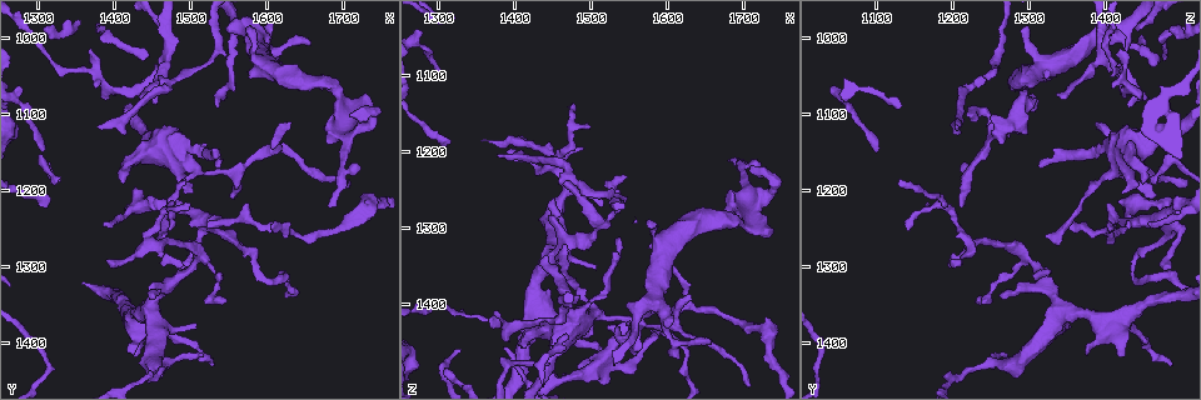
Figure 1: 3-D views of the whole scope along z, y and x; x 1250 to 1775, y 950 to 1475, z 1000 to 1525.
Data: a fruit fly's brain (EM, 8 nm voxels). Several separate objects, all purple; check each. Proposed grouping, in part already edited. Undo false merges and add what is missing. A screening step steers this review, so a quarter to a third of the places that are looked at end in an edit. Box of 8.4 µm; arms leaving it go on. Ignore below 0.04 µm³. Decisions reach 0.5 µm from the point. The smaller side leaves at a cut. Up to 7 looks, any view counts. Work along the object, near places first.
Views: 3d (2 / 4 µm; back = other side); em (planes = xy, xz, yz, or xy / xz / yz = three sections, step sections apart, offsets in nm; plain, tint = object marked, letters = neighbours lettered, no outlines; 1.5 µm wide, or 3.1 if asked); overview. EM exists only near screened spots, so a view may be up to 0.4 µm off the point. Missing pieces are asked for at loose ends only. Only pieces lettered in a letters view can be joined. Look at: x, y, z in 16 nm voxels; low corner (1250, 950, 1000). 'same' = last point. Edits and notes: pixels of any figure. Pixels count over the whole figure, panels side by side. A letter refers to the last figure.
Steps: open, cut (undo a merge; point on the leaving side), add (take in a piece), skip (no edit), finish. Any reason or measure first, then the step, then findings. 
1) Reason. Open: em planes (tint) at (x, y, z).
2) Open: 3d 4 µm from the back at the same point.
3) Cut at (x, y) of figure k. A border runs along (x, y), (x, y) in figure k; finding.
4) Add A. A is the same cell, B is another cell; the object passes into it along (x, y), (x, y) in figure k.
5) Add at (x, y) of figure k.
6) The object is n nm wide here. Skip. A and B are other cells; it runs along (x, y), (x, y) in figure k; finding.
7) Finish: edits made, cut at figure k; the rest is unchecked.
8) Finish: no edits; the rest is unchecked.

Branch stops here. Open: em yz step 8 (tint) at (1610, 1040, 1465).

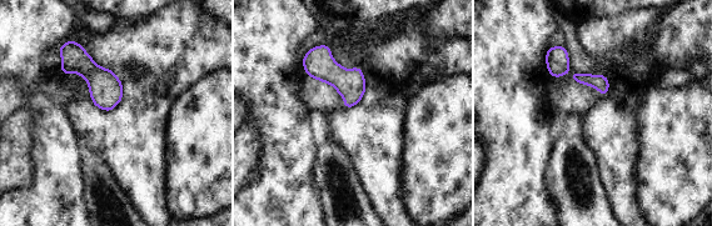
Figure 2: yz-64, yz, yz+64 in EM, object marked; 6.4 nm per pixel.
Cut it another way. Open: em planes (letters) at the same point.

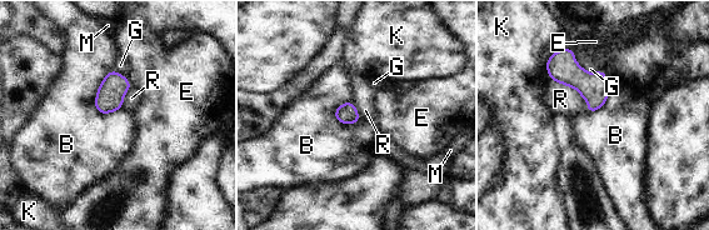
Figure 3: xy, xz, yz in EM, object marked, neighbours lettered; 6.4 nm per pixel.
Skip. B, E, G, K, M and R are other cells; a border runs along (113, 69), (96, 93), (101, 114) in figure 3; no lettered piece goes on from it.

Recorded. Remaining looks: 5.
Free end. Open: em planes (letters) at (1735, 1090, 1300).

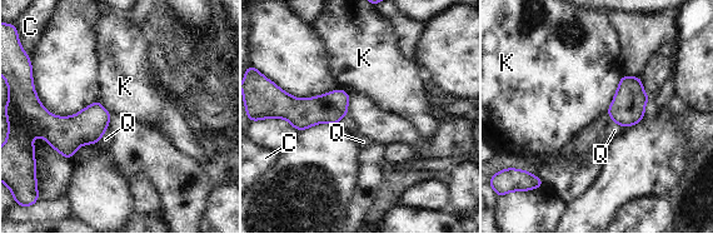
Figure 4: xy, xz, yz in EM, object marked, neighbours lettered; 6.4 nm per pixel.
Skip. C, K and Q are other cells; a border runs along (623, 74), (606, 113) in figure 4; none of them fits.

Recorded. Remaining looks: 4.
Free end. Open: em planes (letters) at (1530, 1170, 1315).

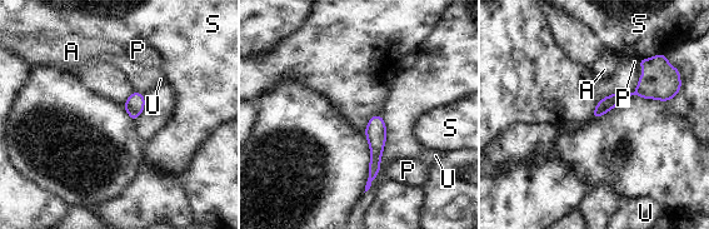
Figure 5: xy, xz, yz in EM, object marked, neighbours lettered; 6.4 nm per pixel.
The longest contact is with S, 140 nm. Skip. A, P, S and U are other cells; it runs along (669, 94), (625, 94), (597, 114) in figure 5; none of them fits.

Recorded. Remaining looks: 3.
Finish: no edits; the rest is unchecked.

